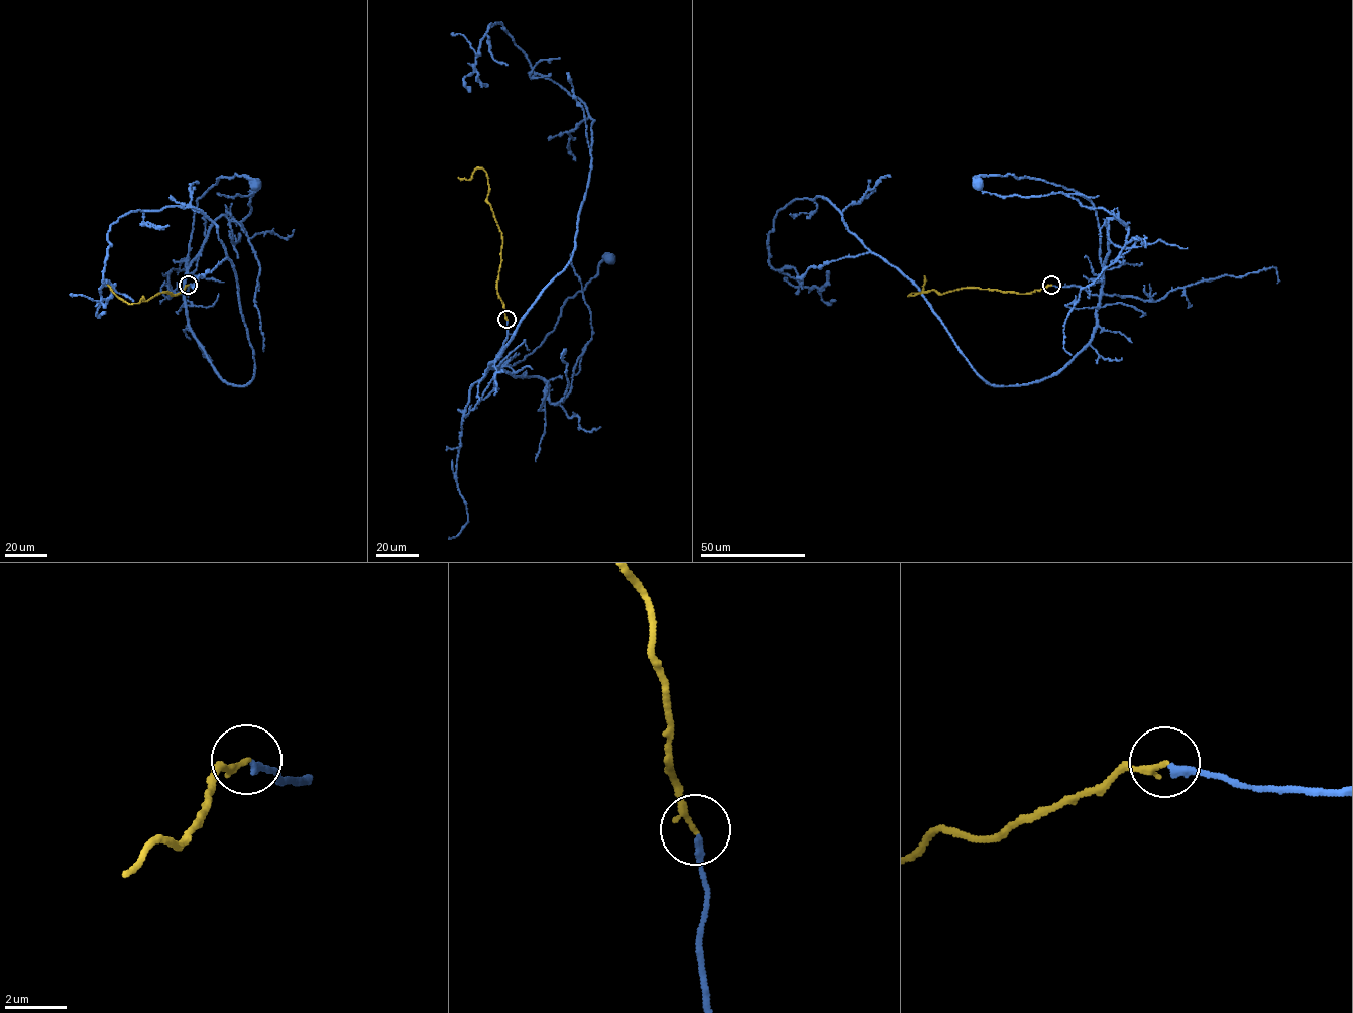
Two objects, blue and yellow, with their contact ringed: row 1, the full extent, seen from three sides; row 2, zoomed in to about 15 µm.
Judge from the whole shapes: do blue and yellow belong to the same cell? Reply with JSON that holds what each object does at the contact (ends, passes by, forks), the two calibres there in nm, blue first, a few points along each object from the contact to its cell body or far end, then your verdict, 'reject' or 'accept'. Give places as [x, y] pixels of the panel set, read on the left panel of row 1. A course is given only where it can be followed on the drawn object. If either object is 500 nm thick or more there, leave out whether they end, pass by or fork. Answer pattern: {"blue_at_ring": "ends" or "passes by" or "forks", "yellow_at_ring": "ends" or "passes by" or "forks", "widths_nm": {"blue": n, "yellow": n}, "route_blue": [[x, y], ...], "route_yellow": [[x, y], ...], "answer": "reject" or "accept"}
{"blue_at_ring": "ends", "yellow_at_ring": "ends", "widths_nm": {"blue": 240, "yellow": 200}, "route_blue": [[188, 285], [192, 286], [185, 294], [188, 249], [198, 198], [221, 177], [247, 176], [255, 182]], "route_yellow": [[188, 285], [174, 296], [166, 291], [160, 292], [131, 304], [115, 295], [107, 285]], "answer": "accept"}

